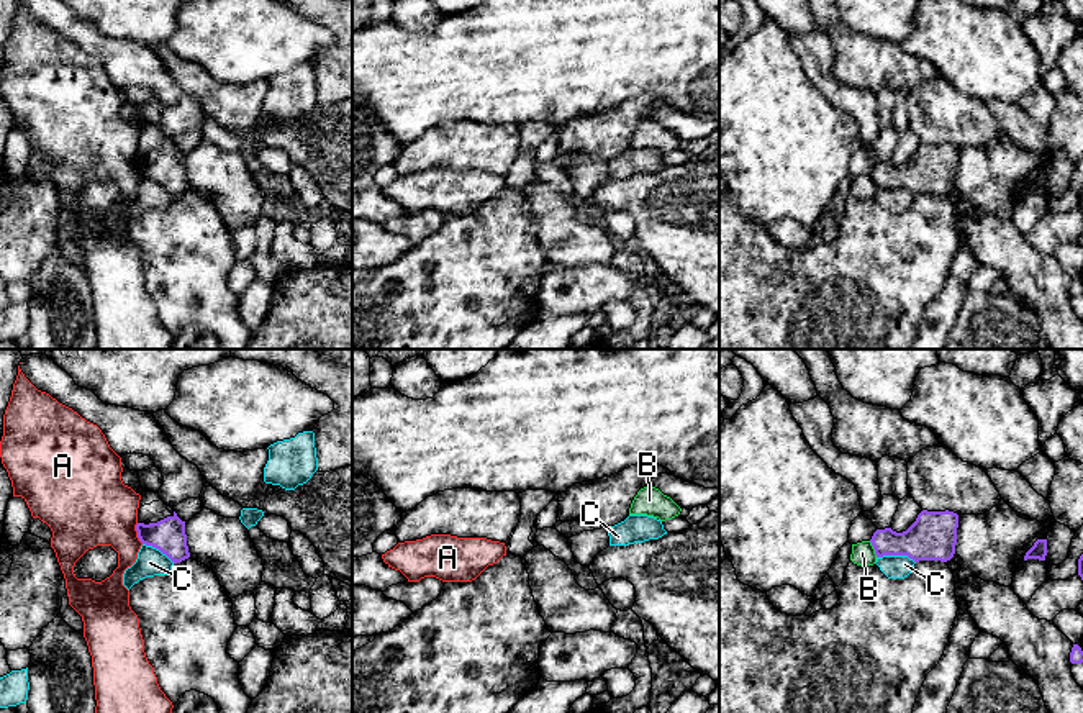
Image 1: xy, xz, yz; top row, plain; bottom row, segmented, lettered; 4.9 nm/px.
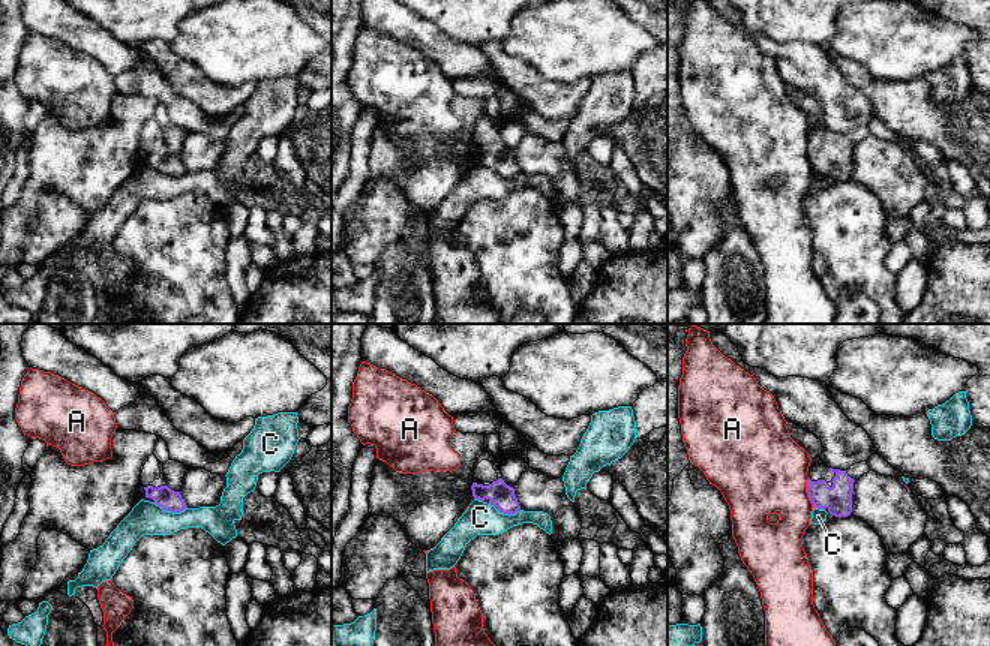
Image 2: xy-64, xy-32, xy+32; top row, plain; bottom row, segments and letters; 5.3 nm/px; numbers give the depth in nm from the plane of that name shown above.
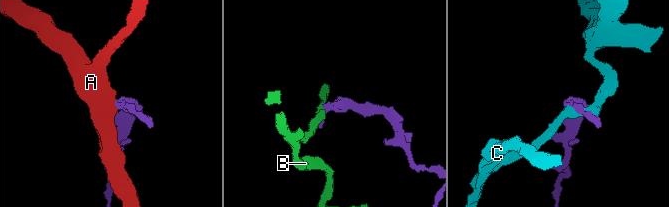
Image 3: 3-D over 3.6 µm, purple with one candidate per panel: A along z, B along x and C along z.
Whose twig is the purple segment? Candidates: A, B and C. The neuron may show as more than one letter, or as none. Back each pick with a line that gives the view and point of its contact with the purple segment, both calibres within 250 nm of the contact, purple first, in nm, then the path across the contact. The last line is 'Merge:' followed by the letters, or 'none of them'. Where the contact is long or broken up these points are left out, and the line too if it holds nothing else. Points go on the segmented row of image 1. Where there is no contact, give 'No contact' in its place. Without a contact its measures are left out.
Merge: none of them

